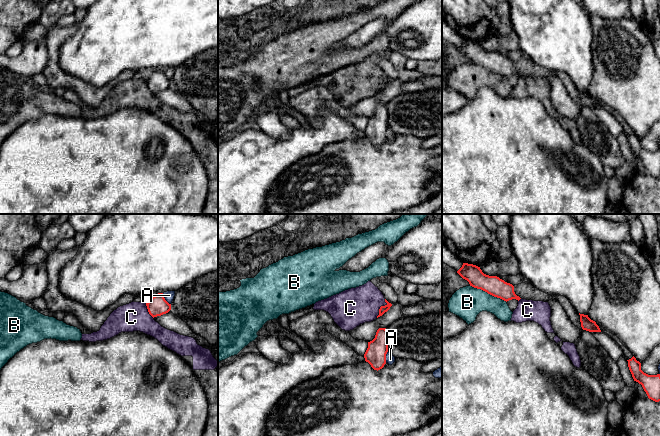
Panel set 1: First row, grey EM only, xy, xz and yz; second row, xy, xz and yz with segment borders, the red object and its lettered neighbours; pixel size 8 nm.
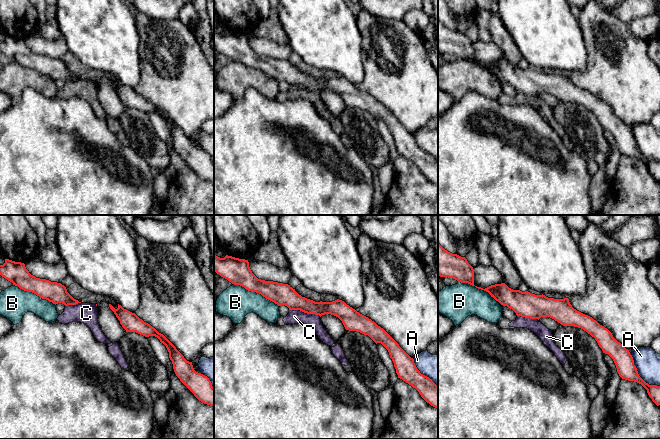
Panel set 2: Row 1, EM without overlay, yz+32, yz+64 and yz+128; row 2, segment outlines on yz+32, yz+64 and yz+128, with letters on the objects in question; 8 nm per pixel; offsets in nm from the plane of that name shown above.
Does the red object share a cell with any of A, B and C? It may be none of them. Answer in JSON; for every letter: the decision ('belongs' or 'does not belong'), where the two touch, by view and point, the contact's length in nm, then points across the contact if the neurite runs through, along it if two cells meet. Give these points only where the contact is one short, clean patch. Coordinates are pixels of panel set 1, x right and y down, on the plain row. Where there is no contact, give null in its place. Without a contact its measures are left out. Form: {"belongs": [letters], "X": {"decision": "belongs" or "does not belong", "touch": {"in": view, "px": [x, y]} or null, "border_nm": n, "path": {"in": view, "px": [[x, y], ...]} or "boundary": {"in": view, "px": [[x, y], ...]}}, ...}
{"belongs": [], "A": {"decision": "does not belong", "touch": {"in": "xy", "px": [164, 75]}, "border_nm": 120}, "B": {"decision": "does not belong", "touch": {"in": "yz", "px": [488, 69]}, "border_nm": 320}, "C": {"decision": "does not belong", "touch": {"in": "xz", "px": [380, 83]}, "border_nm": 170, "boundary": {"in": "xz", "px": [[385, 75], [386, 79], [380, 83], [379, 90], [376, 93]]}}}

